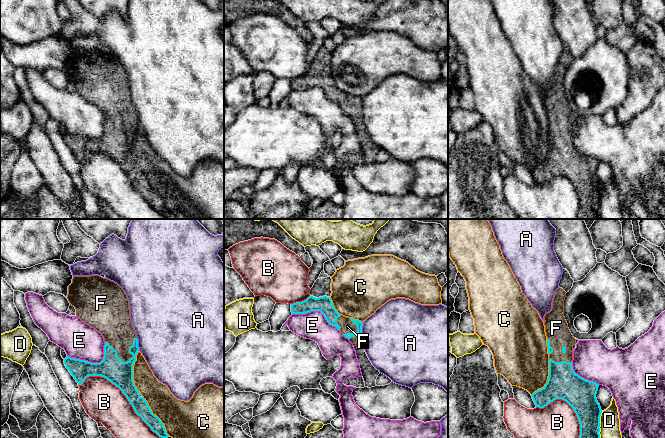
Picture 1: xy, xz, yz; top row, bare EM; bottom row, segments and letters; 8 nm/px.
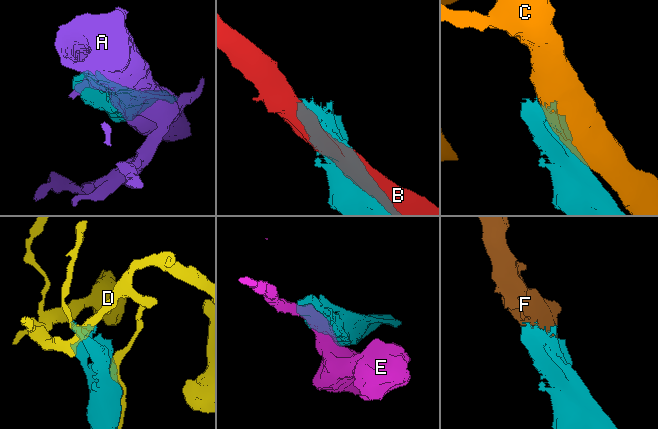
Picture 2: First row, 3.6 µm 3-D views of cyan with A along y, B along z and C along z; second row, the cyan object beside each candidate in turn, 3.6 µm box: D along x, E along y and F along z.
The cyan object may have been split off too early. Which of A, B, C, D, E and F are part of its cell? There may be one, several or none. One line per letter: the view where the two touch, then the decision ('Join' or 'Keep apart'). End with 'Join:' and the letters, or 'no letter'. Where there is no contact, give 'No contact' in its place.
A: Touches cyan in xz. Keep apart
B: Touches cyan in xy. Keep apart
C: Touches cyan in xy. Keep apart
D: Touches cyan in yz. Keep apart
E: Touches cyan in xy. Keep apart
F: Touches cyan in xy. Join
Join: F

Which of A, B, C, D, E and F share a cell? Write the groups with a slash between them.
A / B / C / D / E / F

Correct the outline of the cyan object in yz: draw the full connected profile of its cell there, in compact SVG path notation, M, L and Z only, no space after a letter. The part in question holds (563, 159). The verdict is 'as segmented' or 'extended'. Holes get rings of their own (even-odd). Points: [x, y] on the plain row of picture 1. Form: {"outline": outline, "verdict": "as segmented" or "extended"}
{"outline": "M559 63L555 67L551 87L544 92L549 152L545 162L531 172L539 184L544 184L556 175L566 177L573 184L580 200L578 219L595 219L600 216L602 189L596 174L599 160L580 153L573 146L576 115L564 93L565 73L566 68Z", "verdict": "extended"}

